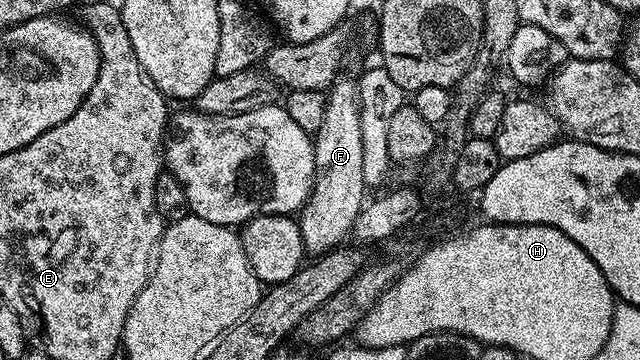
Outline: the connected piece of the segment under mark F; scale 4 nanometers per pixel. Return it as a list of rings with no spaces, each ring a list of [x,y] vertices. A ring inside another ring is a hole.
[[[338,78],[327,92],[327,113],[323,125],[312,136],[315,153],[315,177],[309,200],[299,212],[306,252],[324,253],[336,249],[350,238],[355,217],[367,202],[363,177],[363,132],[360,124],[360,89],[358,80]]]

